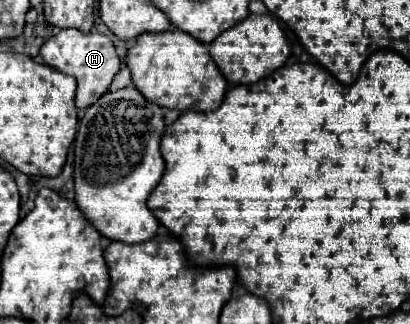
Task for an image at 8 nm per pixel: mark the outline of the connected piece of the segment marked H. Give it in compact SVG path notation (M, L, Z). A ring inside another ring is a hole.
M75 28L59 30L59 34L51 36L41 46L41 56L43 56L45 64L49 64L51 68L57 68L57 70L61 70L65 74L71 74L77 80L75 104L79 108L87 108L93 102L97 102L97 98L109 90L113 76L121 68L121 58L117 54L113 42L105 34L101 34L97 30L91 30L87 34L81 32L81 30L75 30Z

